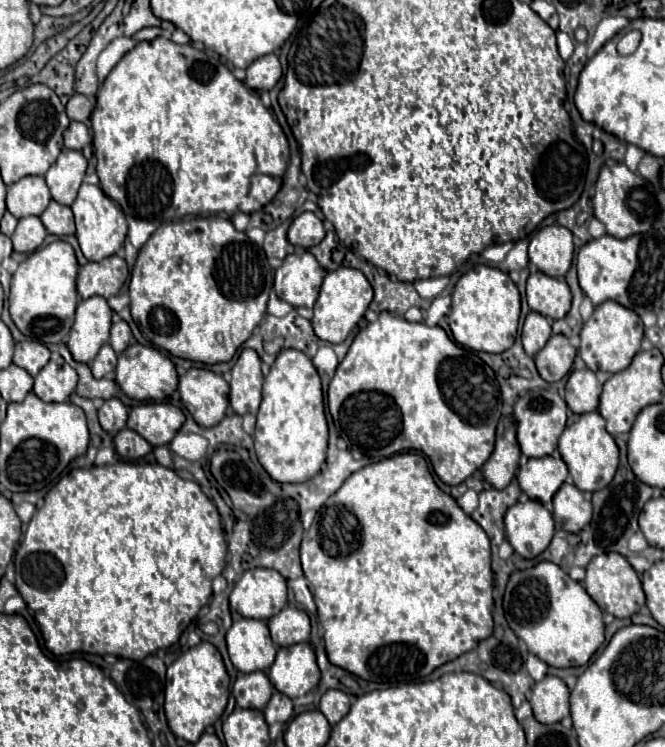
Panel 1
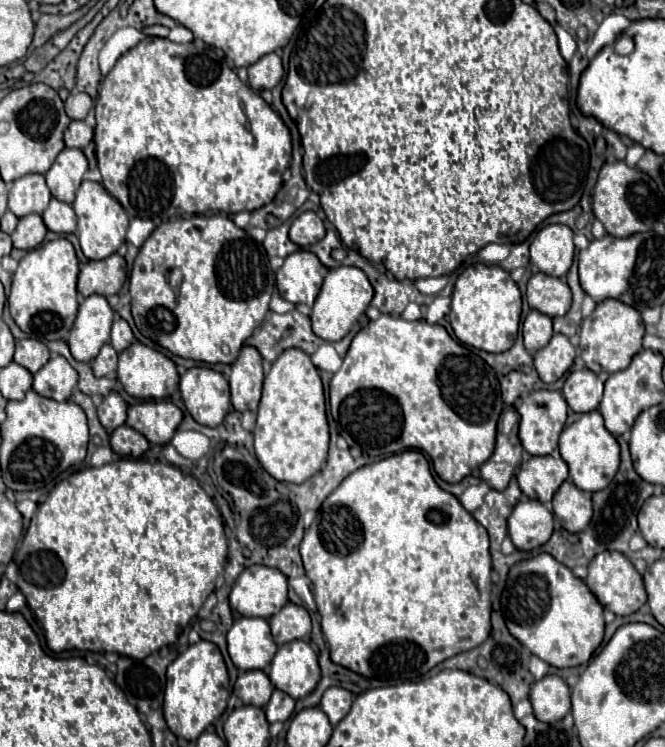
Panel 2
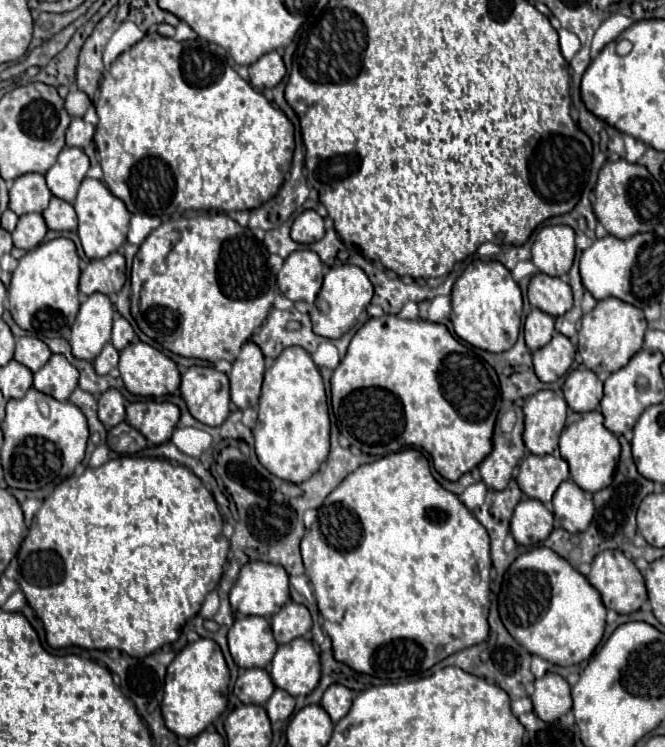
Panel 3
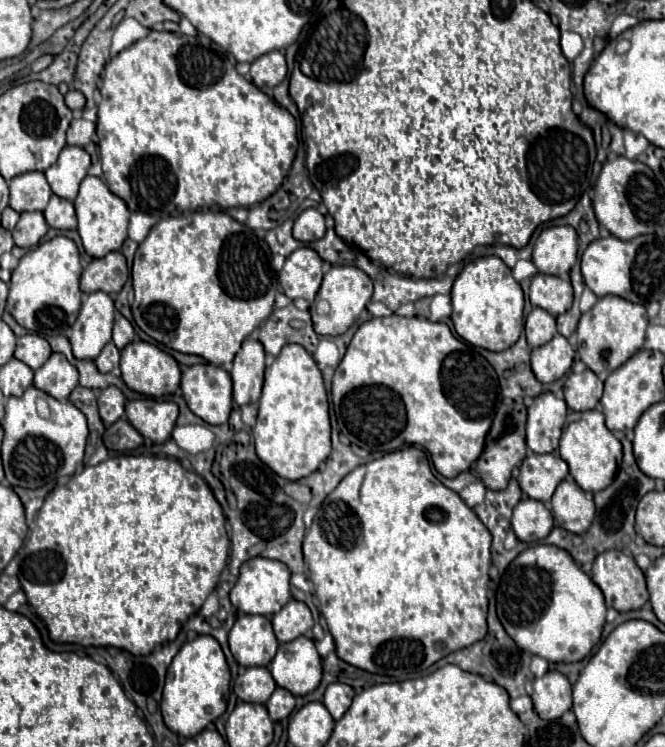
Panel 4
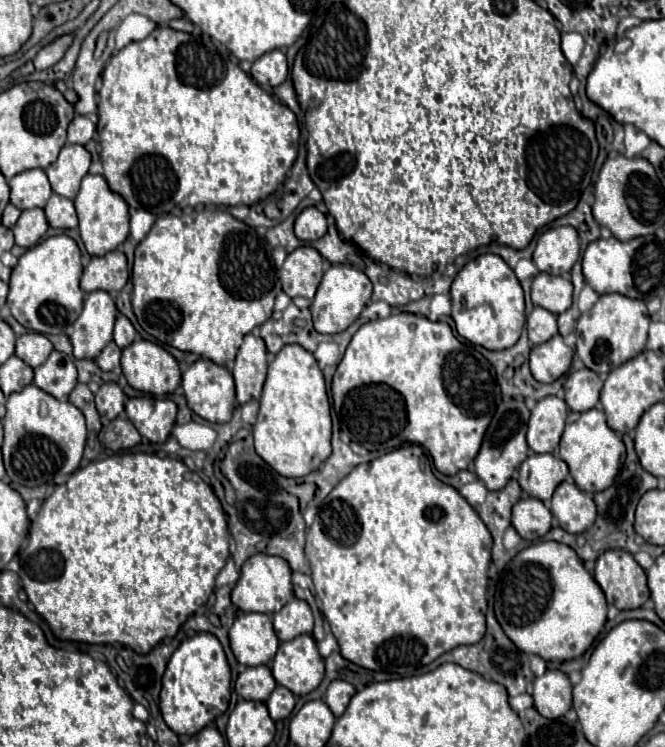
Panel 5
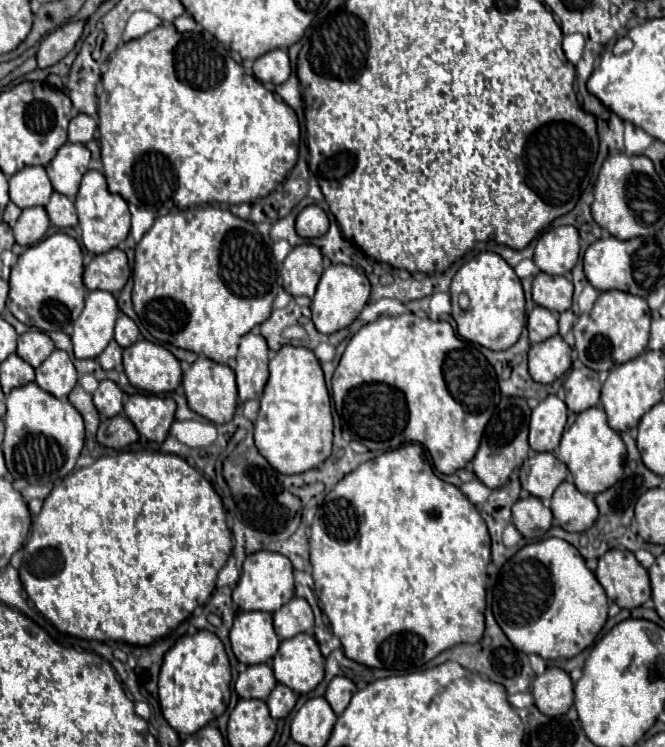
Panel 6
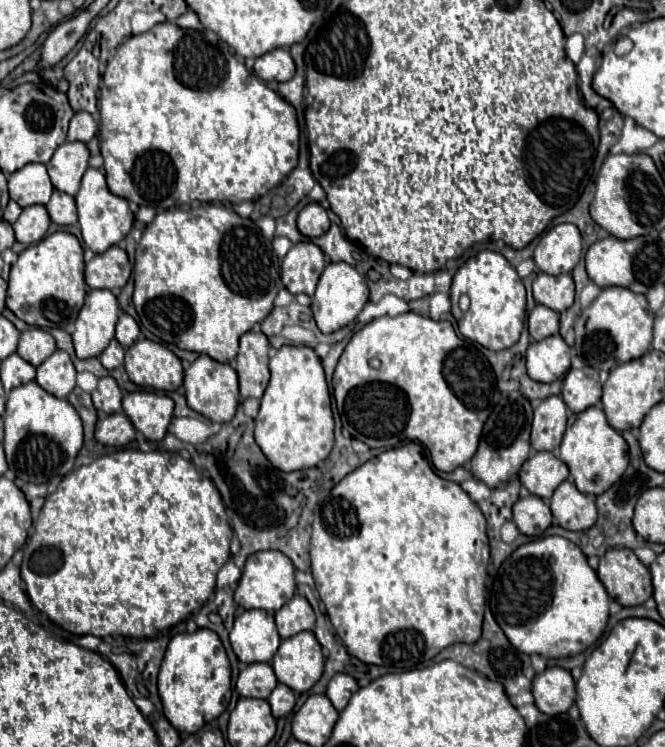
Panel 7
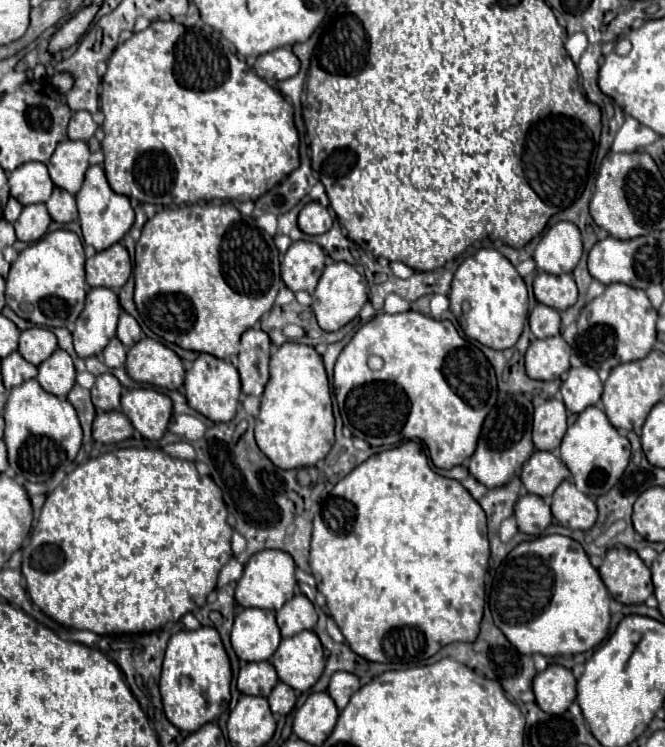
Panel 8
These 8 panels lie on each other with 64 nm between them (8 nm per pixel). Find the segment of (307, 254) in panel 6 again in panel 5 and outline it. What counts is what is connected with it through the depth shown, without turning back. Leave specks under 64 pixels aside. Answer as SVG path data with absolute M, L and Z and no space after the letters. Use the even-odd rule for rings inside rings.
M300 246L286 256L284 266L280 268L282 290L294 298L314 298L316 288L322 280L322 256L312 246Z

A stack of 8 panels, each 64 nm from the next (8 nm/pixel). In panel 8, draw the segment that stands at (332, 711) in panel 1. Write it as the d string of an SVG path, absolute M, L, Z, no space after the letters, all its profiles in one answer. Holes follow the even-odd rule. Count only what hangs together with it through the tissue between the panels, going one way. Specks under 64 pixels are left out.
M334 672L332 680L330 680L330 686L328 686L328 694L336 702L336 706L342 710L350 702L352 694L358 688L360 688L360 682L358 682L358 676L356 674L350 674L350 672Z

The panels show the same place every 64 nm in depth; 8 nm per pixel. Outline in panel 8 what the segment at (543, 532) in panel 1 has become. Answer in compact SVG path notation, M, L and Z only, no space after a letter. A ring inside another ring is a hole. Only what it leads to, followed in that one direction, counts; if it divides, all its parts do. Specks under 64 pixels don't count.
M526 494L518 498L518 504L514 506L514 516L518 522L518 530L532 536L540 536L552 522L550 506L544 502L544 498L536 494Z

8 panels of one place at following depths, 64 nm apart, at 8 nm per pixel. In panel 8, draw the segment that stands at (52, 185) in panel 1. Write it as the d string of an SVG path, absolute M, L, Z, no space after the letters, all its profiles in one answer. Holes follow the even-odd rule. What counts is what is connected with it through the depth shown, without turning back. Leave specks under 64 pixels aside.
M80 140L60 142L46 164L52 182L70 194L76 194L84 182L84 172L90 166L88 156L90 156L90 150L86 142L80 142Z

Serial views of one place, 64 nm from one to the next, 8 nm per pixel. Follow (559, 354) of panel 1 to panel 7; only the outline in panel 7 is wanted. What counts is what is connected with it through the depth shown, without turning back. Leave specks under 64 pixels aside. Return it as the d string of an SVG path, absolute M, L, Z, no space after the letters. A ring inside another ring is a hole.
M560 334L532 342L526 352L528 376L536 382L554 382L570 370L570 346Z

